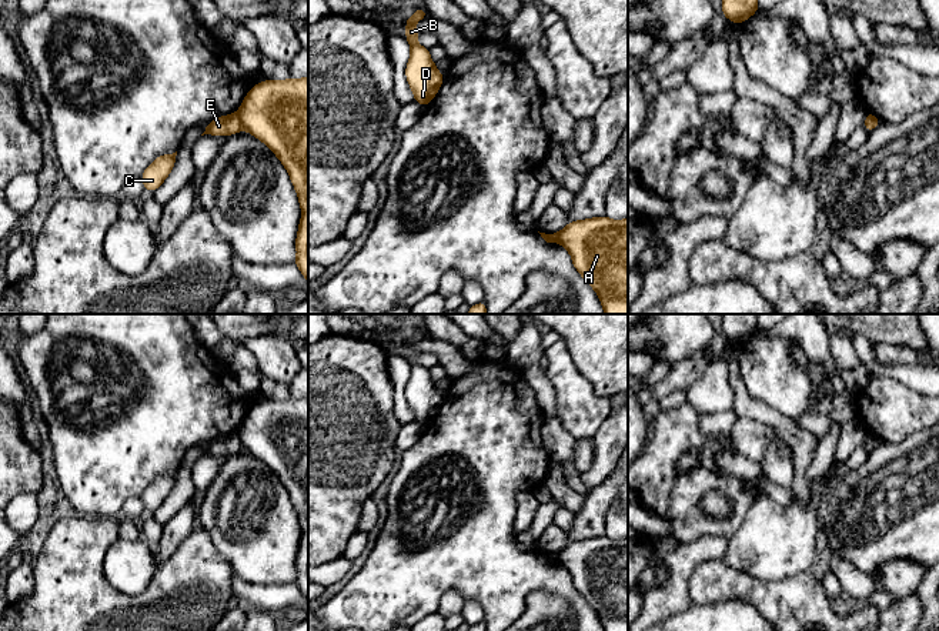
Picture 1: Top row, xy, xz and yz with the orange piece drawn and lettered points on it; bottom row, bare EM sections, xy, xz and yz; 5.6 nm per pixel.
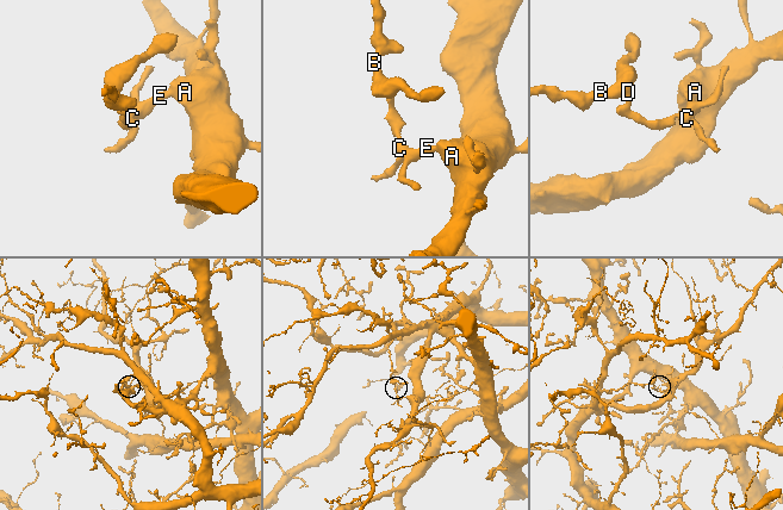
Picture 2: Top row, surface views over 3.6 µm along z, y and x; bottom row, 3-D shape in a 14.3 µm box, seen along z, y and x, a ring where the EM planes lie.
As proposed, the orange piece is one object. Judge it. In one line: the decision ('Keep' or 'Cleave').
Cleave

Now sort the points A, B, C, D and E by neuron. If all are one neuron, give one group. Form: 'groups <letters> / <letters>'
groups A / B C D E

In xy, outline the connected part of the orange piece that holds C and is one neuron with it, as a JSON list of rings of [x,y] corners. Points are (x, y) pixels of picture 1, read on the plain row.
[[[177,471],[157,477],[141,494],[144,508],[153,513],[167,498],[176,484]]]

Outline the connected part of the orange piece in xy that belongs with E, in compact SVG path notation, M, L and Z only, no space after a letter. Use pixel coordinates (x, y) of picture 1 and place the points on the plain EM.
M237 434L221 435L213 441L210 441L205 447L205 451L201 454L210 455L231 455L237 451L241 451L243 445L237 437Z

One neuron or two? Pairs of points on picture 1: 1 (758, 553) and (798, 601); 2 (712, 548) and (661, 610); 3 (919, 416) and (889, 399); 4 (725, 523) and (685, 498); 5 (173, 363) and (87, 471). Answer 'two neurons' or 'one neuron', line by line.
1: two neurons
2: one neuron
3: one neuron
4: one neuron
5: one neuron

